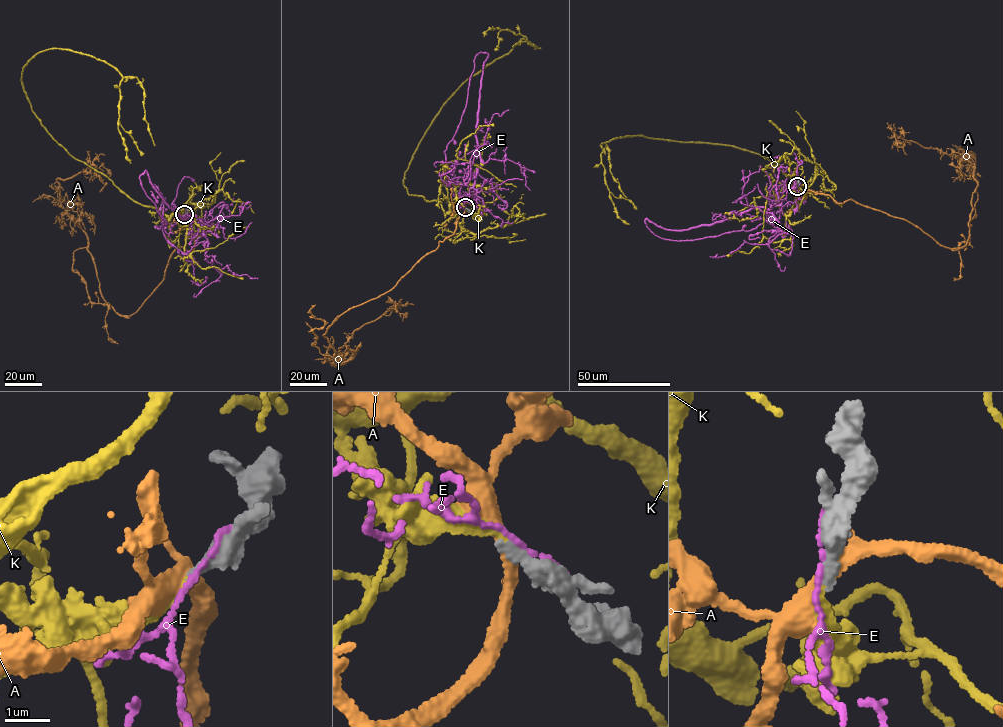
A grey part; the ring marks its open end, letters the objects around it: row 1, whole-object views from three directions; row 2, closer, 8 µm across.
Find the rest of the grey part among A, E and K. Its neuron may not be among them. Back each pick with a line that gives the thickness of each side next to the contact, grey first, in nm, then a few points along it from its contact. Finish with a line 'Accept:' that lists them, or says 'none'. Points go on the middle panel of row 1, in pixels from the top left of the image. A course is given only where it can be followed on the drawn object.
K: calibres 320 and 190 nm; course (465, 208), (454, 203), (446, 213), (403, 181), (444, 104), (526, 38), (497, 27), (484, 36)
Accept: K

